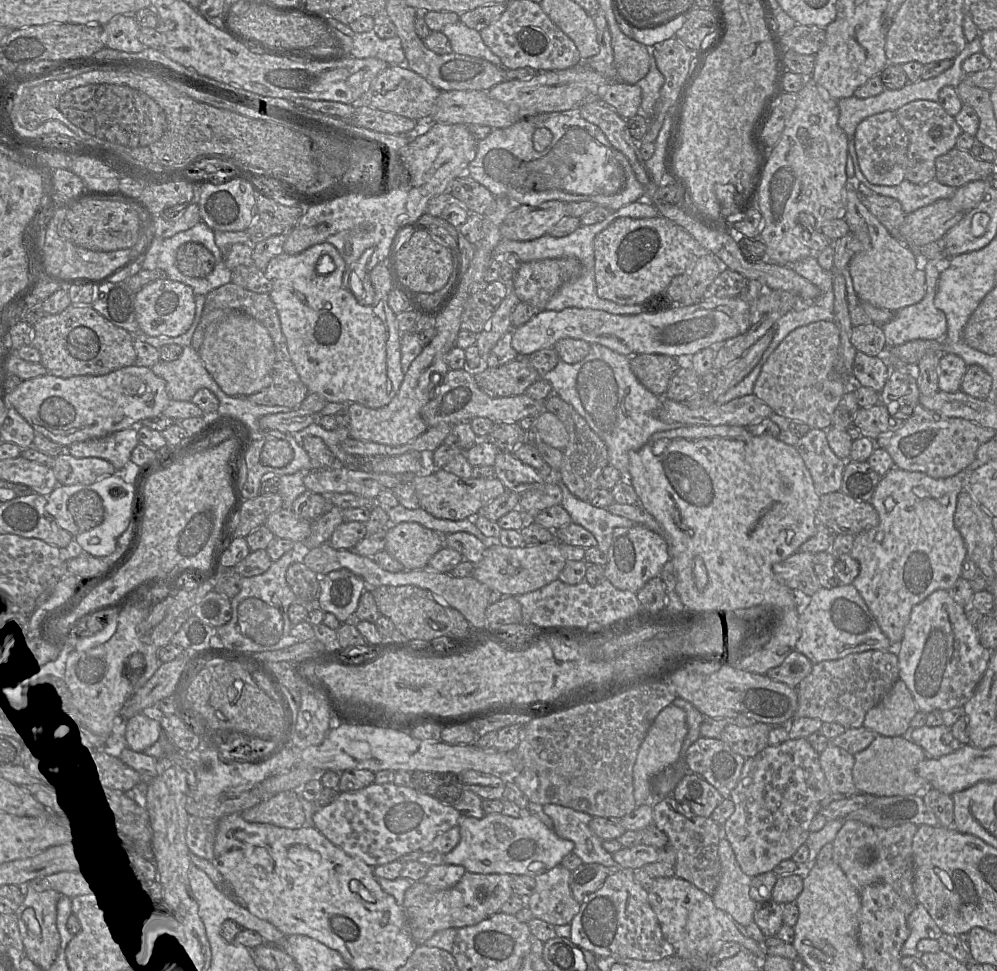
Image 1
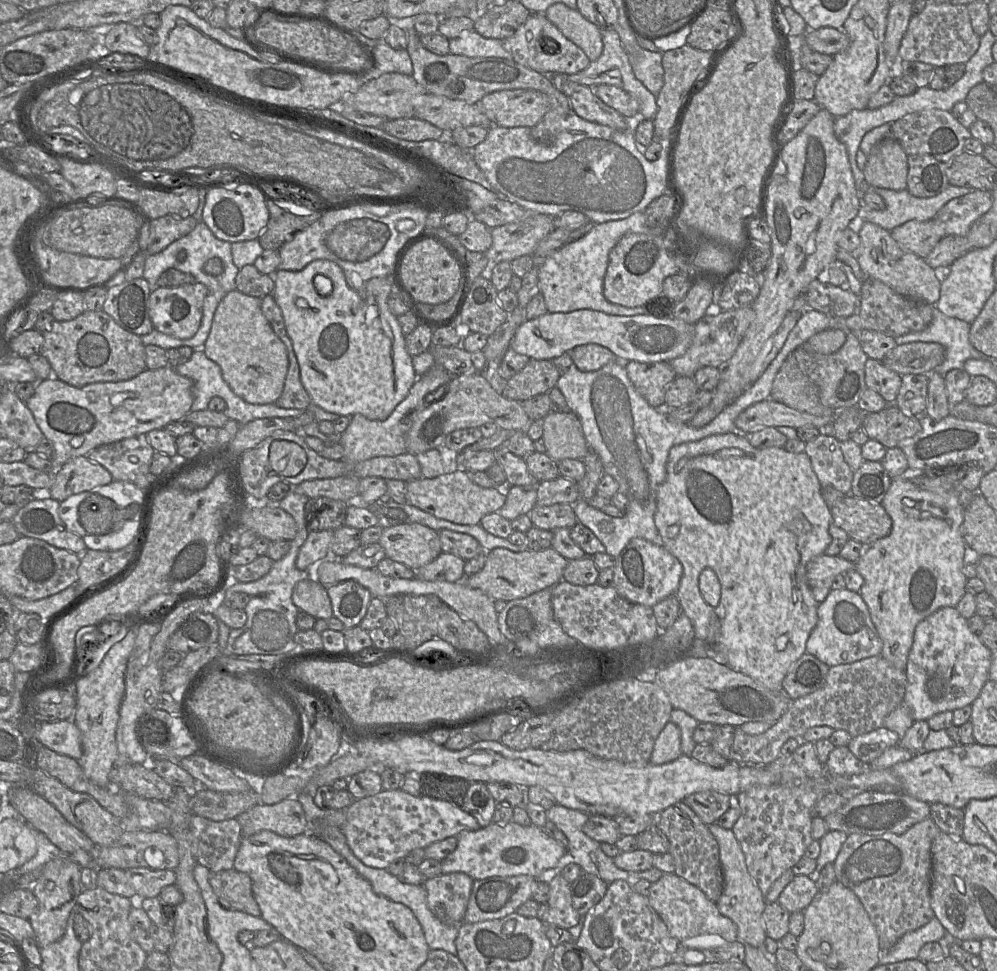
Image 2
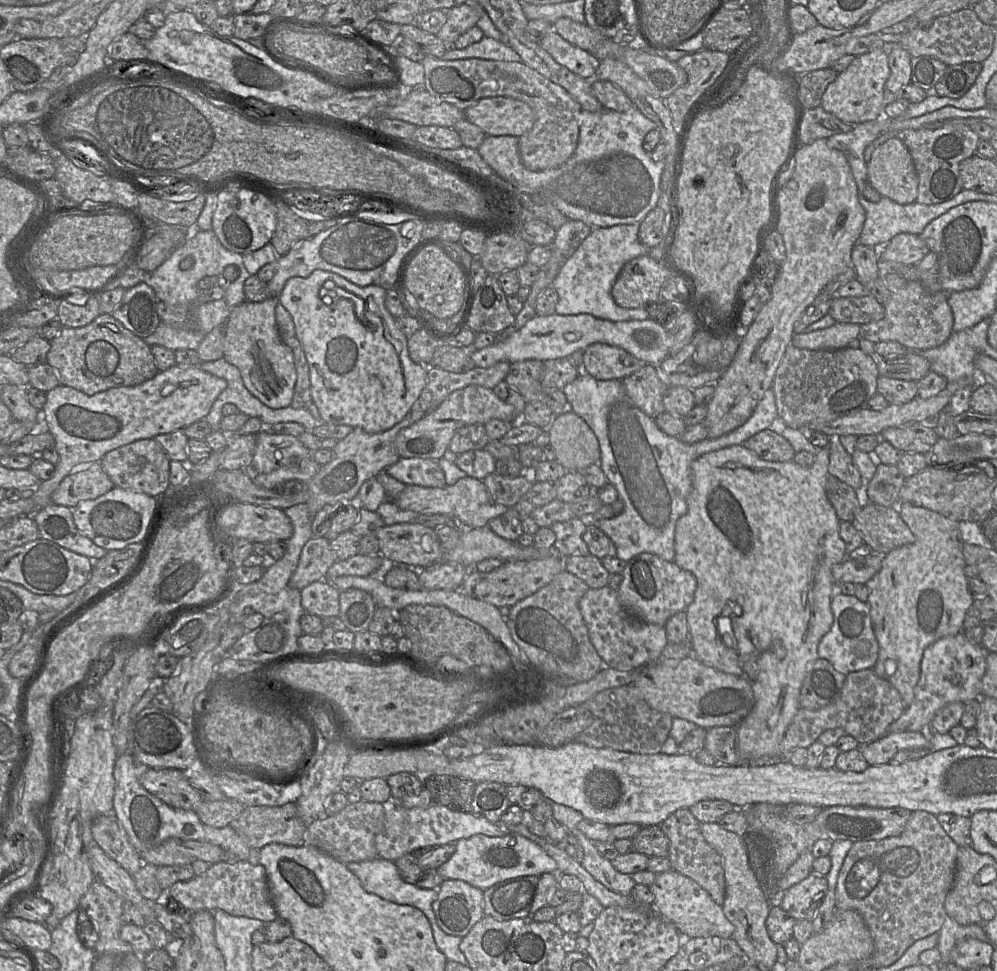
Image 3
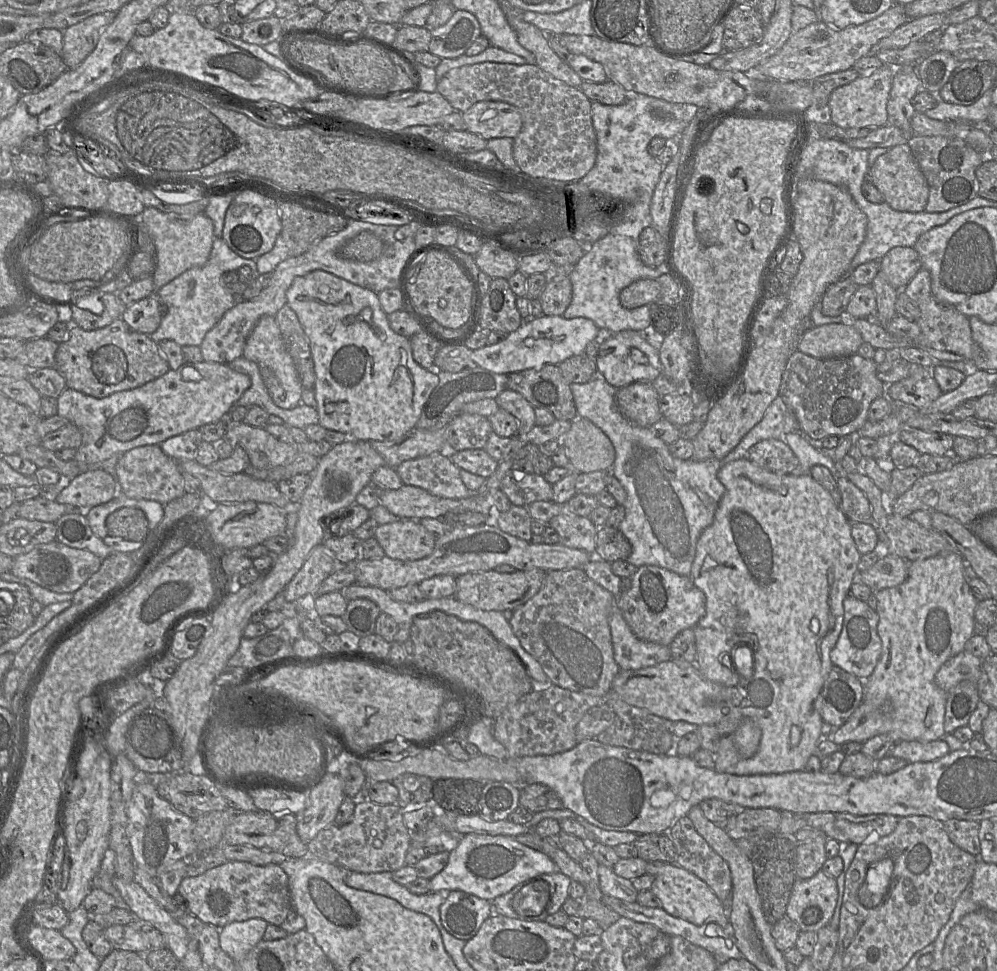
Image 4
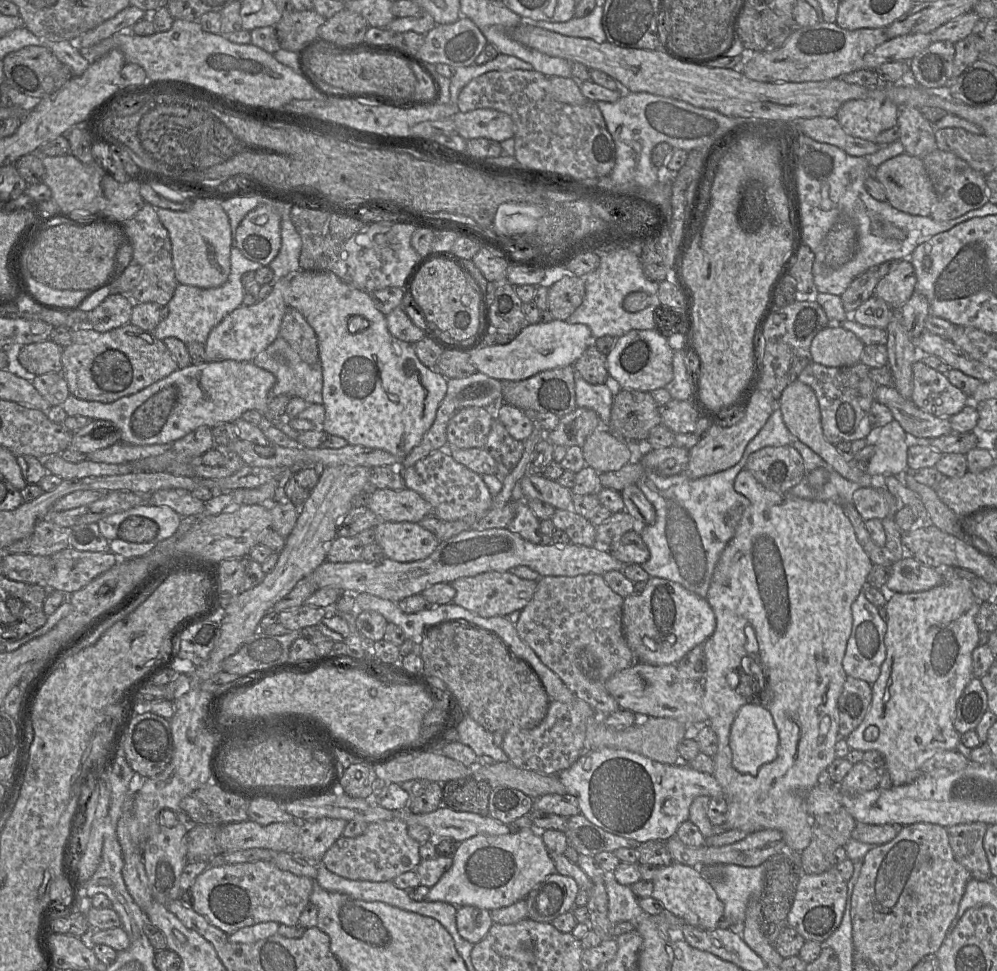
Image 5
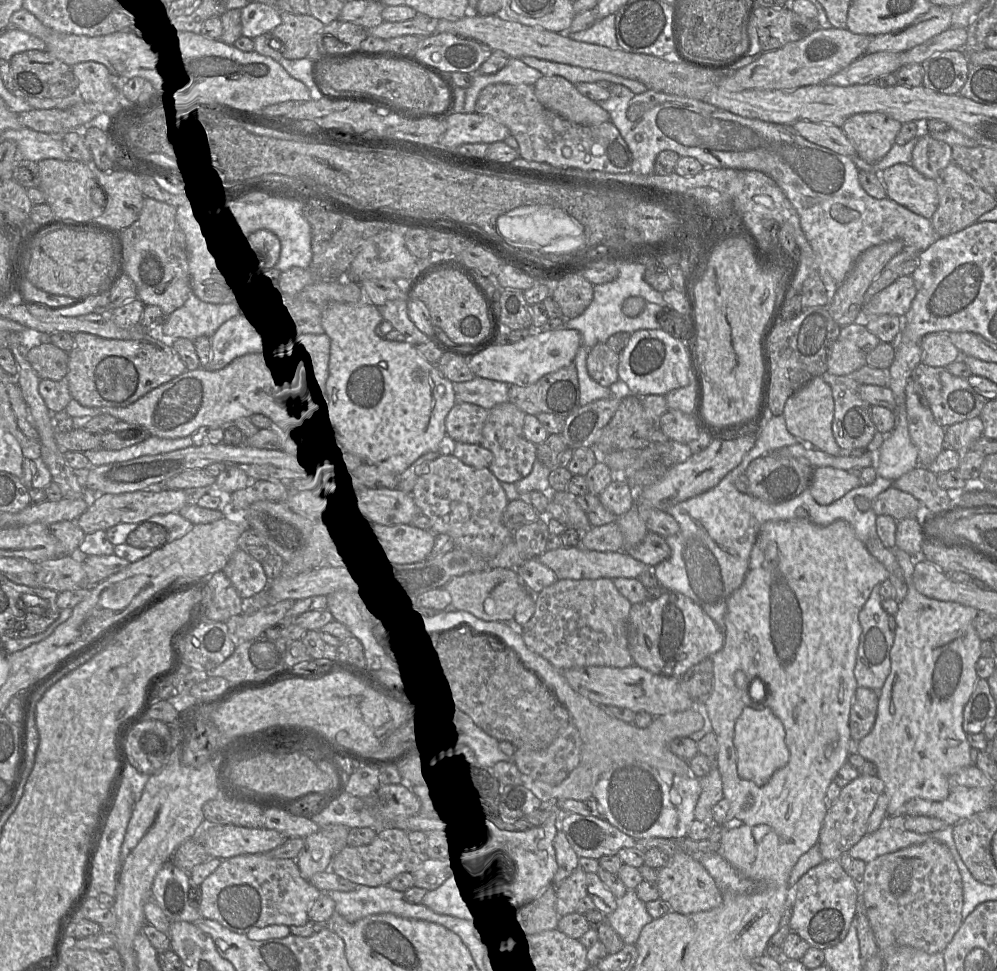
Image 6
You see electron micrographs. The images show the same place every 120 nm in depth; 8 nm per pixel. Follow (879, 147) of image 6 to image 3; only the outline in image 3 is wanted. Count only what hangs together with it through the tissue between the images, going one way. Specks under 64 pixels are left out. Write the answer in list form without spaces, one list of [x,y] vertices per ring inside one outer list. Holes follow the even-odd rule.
[[[884,50],[856,56],[850,65],[838,73],[821,99],[821,107],[845,123],[858,124],[878,119],[883,110],[884,86],[890,76],[888,57]]]

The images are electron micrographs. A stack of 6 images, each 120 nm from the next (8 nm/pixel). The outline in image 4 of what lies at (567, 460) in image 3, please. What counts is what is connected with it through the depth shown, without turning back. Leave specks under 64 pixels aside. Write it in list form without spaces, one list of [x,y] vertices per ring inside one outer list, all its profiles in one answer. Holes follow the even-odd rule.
[[[579,415],[571,421],[570,429],[557,440],[565,450],[570,468],[578,473],[610,471],[614,464],[615,448],[609,437],[590,420]]]

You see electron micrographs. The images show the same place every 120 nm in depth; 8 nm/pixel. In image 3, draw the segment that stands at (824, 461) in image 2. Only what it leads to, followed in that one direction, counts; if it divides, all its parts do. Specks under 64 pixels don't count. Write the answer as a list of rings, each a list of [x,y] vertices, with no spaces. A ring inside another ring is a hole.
[[[831,437],[827,448],[829,451],[829,474],[855,490],[859,489],[862,485],[861,474],[853,463],[851,455],[839,441],[839,438]]]

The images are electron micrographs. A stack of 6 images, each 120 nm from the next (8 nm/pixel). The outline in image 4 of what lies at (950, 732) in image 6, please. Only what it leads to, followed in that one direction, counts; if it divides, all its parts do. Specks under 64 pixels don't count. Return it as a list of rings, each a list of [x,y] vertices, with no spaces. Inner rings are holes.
[[[957,551],[909,562],[908,576],[903,583],[874,591],[879,616],[877,630],[882,642],[881,655],[871,676],[864,680],[862,703],[842,726],[835,728],[825,739],[838,745],[846,742],[863,744],[879,734],[889,735],[895,743],[942,739],[946,734],[944,717],[947,693],[936,685],[935,675],[947,660],[965,650],[967,640],[974,634],[975,609],[979,602],[968,585],[965,566],[965,560]]]

